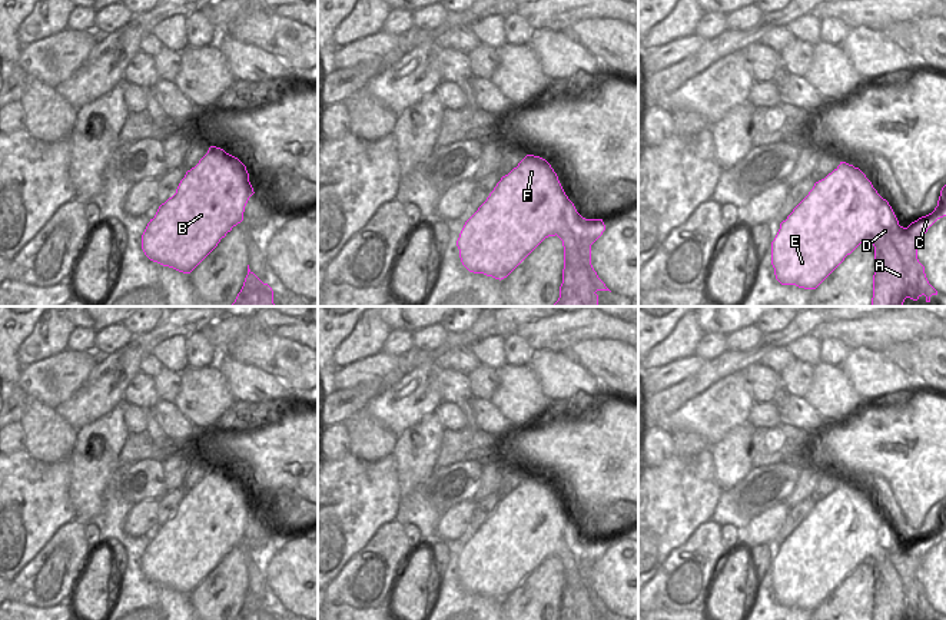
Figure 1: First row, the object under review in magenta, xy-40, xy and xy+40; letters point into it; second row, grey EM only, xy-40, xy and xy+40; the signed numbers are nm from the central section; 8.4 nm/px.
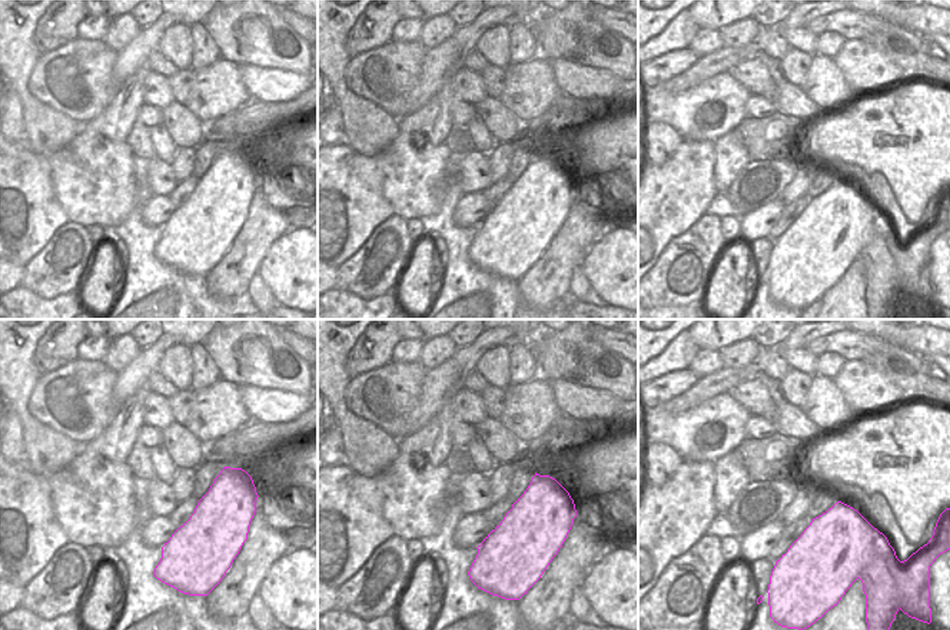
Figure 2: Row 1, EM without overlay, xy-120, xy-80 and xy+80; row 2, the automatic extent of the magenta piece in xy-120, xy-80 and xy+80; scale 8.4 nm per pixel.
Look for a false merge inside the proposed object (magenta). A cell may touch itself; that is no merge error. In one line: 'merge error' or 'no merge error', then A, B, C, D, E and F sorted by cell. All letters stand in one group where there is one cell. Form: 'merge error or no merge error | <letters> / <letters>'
merge error | A C D / B E F

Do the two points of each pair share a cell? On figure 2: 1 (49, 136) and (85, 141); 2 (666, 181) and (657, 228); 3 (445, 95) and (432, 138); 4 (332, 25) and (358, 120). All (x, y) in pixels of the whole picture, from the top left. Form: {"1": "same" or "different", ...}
{"1": "different", "2": "same", "3": "same", "4": "same"}

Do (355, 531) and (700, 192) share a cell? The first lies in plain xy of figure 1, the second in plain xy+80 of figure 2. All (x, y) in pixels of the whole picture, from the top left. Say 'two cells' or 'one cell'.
one cell

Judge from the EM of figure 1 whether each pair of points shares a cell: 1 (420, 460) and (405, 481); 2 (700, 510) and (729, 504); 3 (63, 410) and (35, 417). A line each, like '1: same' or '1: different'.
1: different
2: different
3: different

